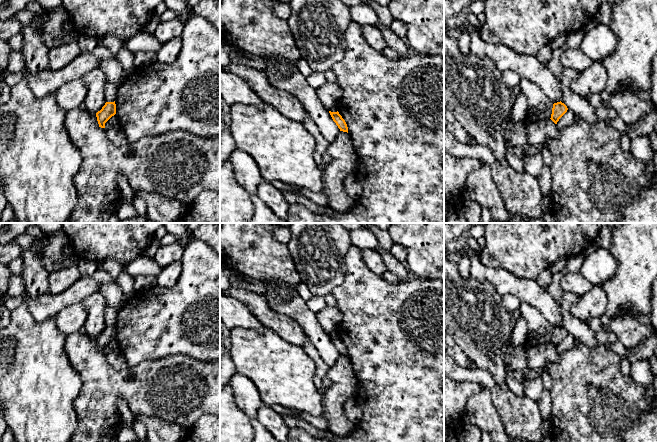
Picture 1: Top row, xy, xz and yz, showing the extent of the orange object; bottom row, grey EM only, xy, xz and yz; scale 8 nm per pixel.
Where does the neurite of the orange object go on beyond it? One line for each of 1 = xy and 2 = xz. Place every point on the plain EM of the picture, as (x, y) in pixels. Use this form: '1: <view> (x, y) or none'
1: none
2: none

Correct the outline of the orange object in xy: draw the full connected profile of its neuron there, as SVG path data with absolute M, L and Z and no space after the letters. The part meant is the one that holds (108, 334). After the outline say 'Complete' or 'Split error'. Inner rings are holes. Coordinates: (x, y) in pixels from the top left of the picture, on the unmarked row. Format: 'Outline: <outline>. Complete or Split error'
Outline: M106 326L100 335L96 337L99 351L105 352L105 347L116 338L116 328L114 326Z. Complete

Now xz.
Outline: M329 335L333 345L336 347L340 355L347 356L348 357L348 351L345 346L345 344L342 342L342 340L339 338L339 336L331 336Z. Complete

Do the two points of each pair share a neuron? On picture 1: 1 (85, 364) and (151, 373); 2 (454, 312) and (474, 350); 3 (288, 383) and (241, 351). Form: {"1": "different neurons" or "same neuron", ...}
{"1": "same neuron", "2": "same neuron", "3": "same neuron"}

